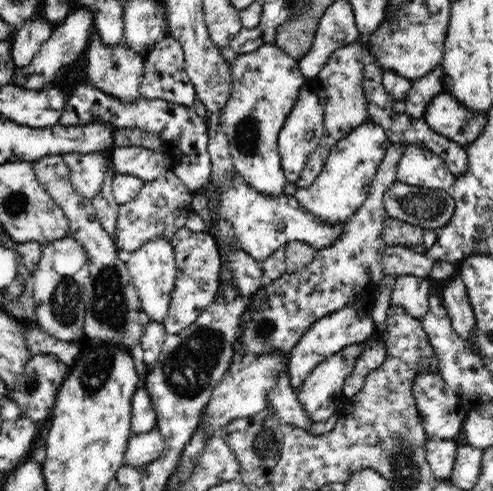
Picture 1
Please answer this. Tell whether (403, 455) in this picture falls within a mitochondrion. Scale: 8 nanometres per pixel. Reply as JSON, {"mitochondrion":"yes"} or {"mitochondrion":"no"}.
{"mitochondrion":"yes"}

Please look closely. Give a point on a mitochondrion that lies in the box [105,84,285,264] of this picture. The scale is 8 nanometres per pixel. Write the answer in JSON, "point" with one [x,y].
{"point":[248,136]}

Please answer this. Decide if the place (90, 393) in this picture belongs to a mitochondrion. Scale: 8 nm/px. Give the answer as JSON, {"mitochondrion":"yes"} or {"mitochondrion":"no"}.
{"mitochondrion":"yes"}

